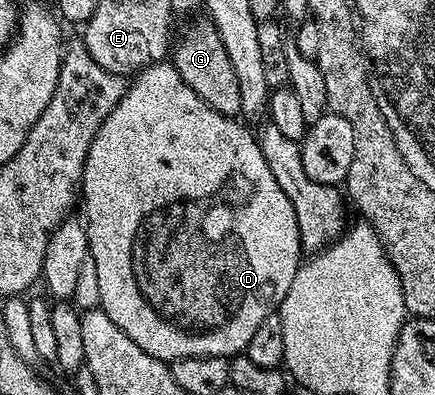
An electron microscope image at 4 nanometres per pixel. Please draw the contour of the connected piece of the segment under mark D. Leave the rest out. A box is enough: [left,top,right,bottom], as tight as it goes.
[82,60,302,363]

